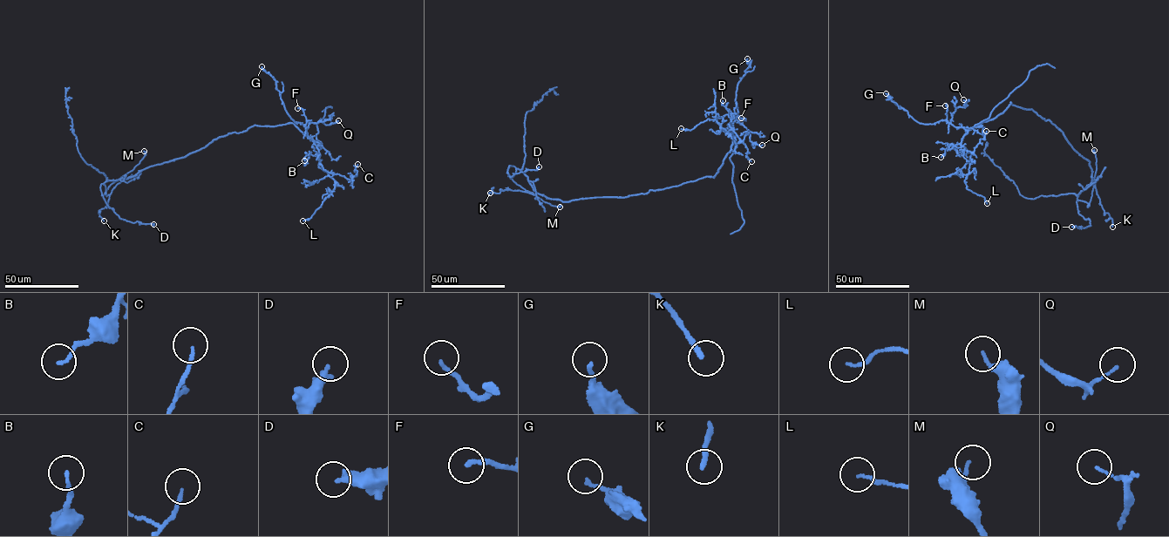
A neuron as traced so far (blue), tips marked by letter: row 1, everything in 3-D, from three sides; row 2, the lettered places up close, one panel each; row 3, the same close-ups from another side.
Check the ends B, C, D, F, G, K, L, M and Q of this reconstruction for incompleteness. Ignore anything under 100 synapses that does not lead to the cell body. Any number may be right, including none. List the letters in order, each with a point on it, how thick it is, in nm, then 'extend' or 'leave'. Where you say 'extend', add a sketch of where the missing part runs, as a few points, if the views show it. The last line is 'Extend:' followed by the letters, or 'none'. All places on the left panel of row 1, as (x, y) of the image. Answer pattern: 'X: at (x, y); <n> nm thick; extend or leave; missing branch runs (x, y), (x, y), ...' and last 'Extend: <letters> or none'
B: at (304, 160); 140 nm thick; leave
C: at (357, 164); 110 nm thick; leave
D: at (153, 224); 340 nm thick; leave
F: at (297, 108); 160 nm thick; leave
G: at (261, 66); 140 nm thick; leave
K: at (104, 220); 200 nm thick; leave
L: at (302, 220); 110 nm thick; leave
M: at (144, 151); 120 nm thick; leave
Q: at (338, 120); 90 nm thick; leave
Extend: none

